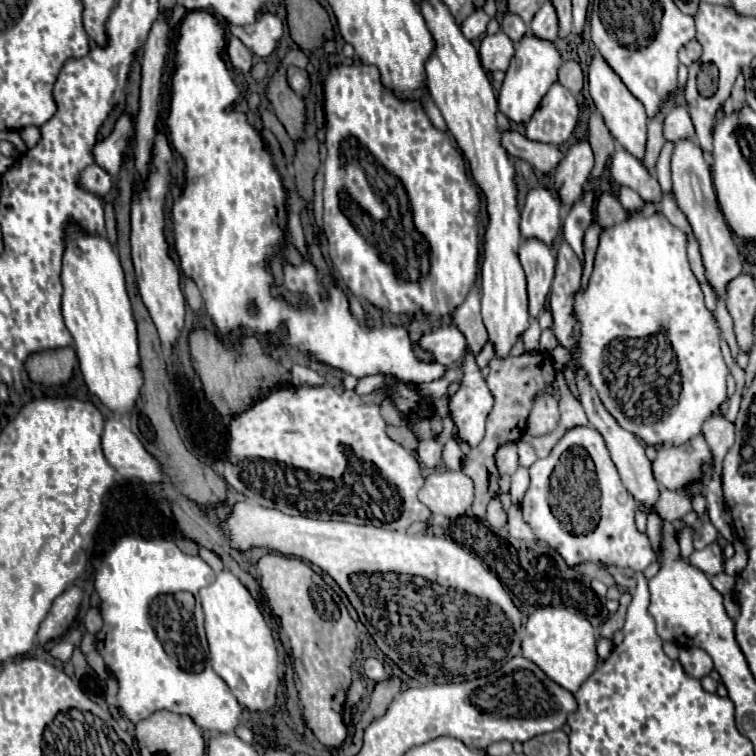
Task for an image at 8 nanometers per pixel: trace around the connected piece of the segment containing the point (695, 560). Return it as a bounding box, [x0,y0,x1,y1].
[688,544,724,576]

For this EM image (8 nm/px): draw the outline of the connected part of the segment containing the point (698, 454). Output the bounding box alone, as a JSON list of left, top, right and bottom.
[652,436,712,490]

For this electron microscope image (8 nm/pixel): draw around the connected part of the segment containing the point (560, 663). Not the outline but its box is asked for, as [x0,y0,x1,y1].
[522,608,596,692]

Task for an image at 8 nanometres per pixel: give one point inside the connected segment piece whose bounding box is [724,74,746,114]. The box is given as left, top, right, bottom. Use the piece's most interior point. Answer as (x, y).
(736, 101)

